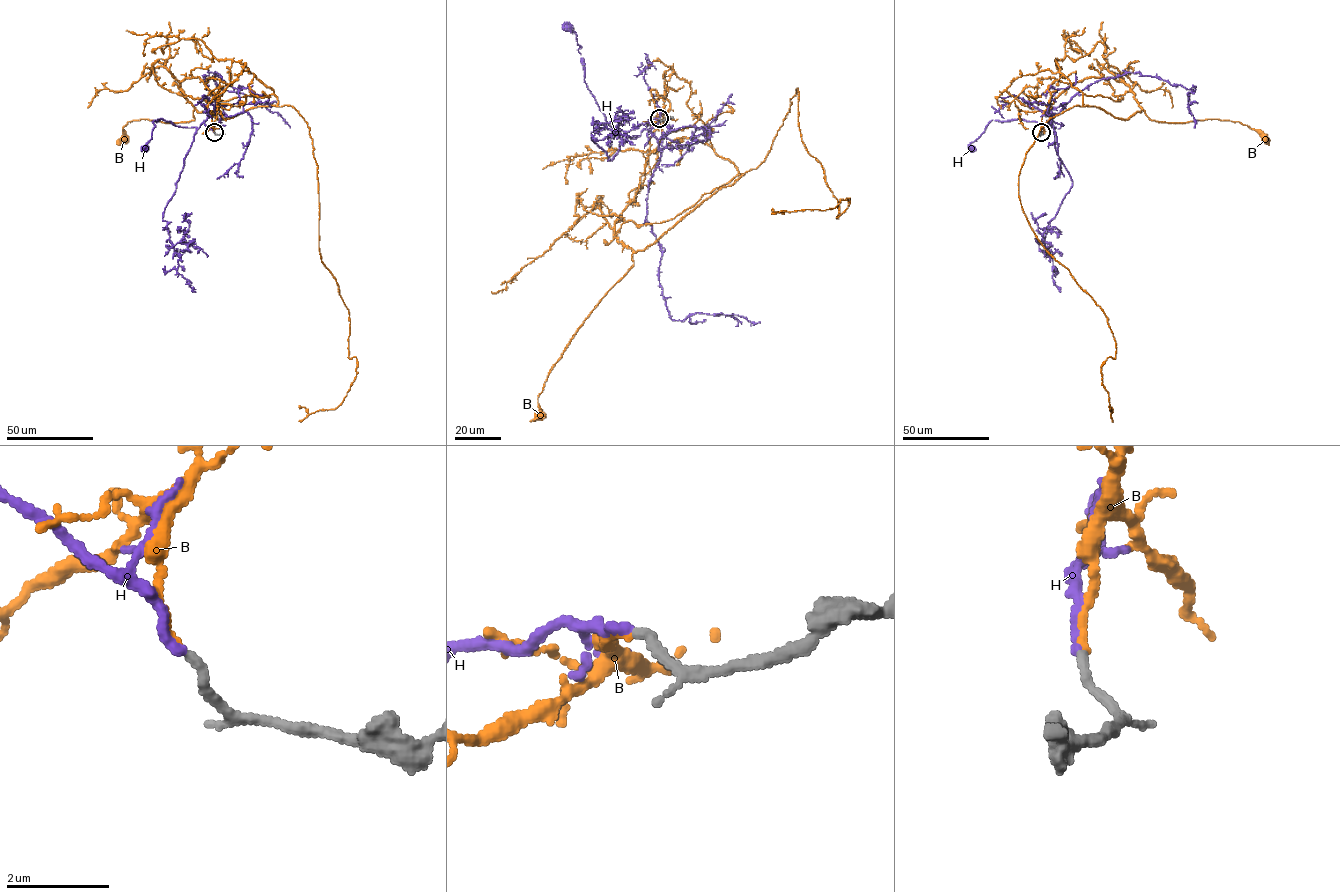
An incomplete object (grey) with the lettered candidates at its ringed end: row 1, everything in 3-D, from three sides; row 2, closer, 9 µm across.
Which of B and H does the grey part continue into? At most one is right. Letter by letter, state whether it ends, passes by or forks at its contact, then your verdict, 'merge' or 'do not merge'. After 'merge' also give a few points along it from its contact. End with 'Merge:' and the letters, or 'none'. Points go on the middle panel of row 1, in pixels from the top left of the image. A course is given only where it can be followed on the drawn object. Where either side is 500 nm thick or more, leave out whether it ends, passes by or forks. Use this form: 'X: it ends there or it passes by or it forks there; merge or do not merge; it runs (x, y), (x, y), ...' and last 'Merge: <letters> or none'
B: it ends there; merge; it runs (659, 119), (663, 137), (615, 222), (616, 239), (633, 252), (633, 266), (552, 369), (538, 396), (541, 415)
H: it ends there; do not merge
Merge: B

